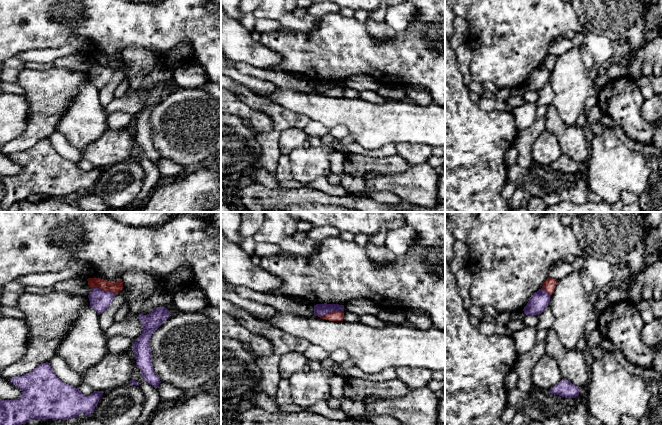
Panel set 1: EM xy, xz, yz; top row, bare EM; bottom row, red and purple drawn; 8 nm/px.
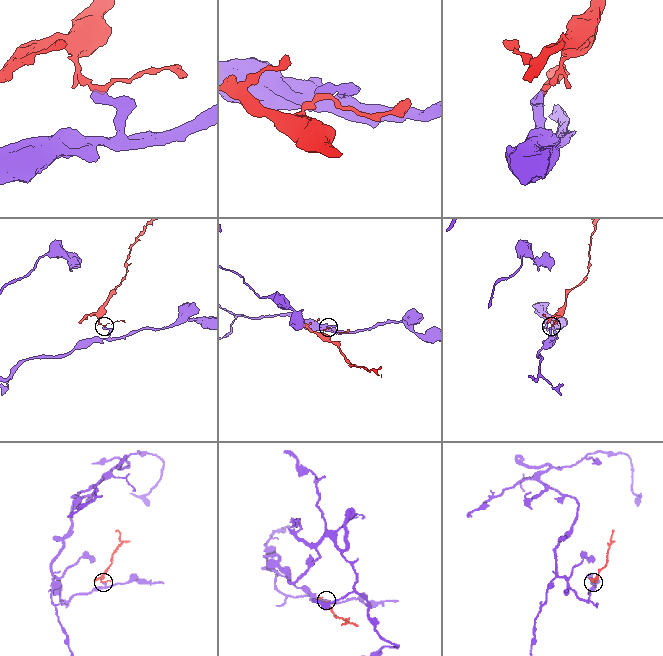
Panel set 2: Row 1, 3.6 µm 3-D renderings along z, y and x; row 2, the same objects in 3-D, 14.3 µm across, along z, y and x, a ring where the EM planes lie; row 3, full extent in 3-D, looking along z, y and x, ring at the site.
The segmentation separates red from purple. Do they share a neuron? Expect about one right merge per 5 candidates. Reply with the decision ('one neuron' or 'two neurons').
two neurons

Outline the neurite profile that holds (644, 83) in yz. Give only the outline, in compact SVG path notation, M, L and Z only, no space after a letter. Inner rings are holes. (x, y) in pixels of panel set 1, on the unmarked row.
M642 76L636 79L636 84L638 85L640 92L642 93L644 99L650 99L655 95L650 78L647 76Z

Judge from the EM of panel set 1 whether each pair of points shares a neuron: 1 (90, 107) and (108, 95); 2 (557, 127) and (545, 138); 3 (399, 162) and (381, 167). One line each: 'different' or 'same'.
1: different
2: different
3: same

